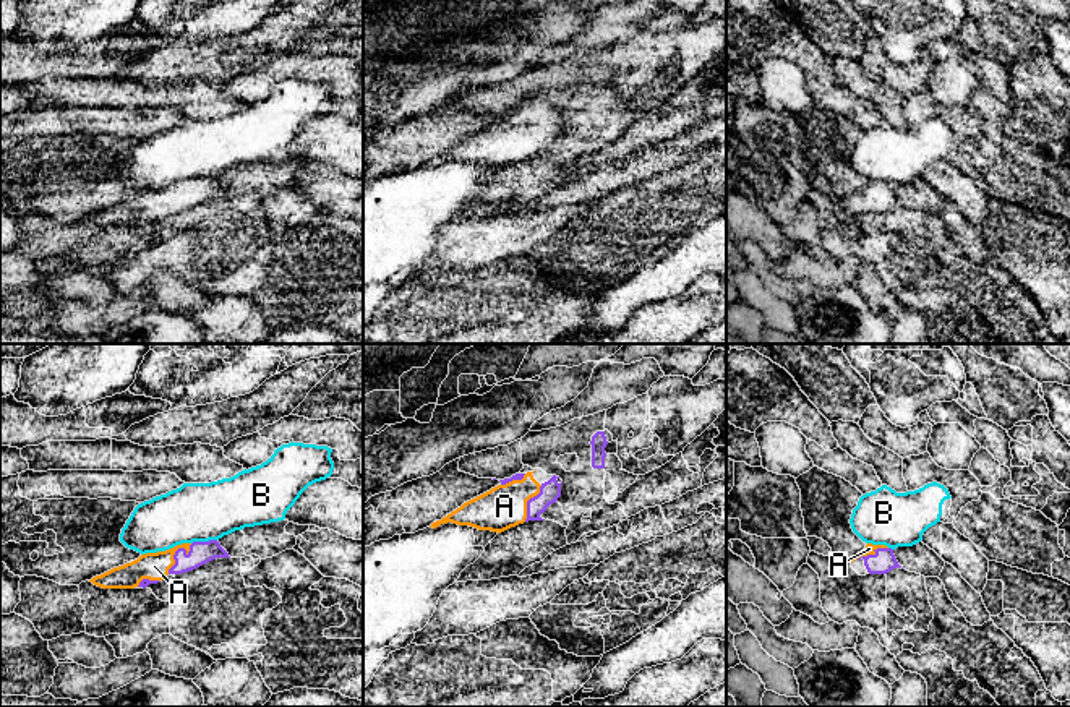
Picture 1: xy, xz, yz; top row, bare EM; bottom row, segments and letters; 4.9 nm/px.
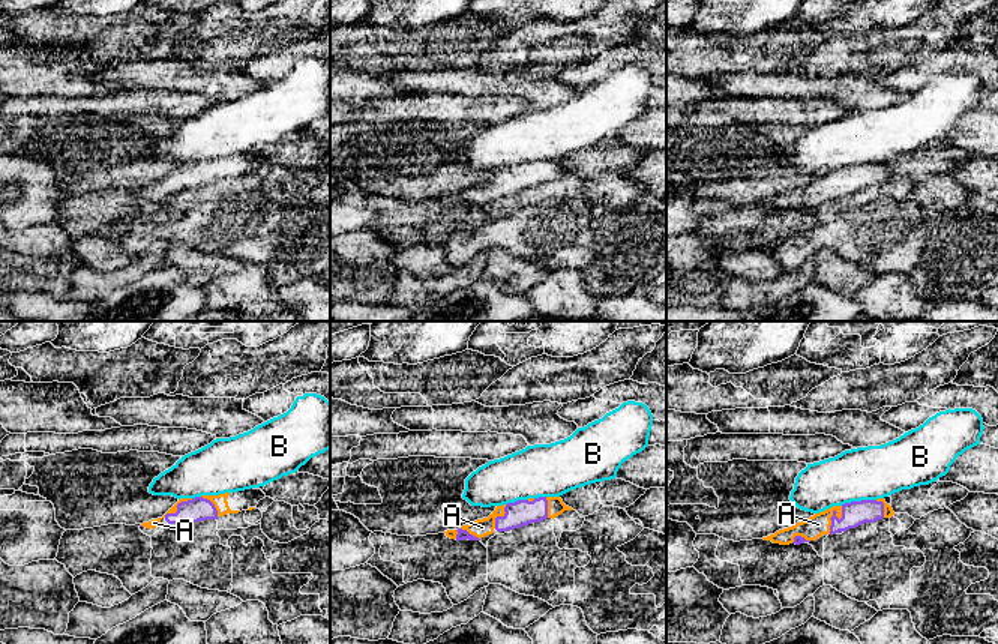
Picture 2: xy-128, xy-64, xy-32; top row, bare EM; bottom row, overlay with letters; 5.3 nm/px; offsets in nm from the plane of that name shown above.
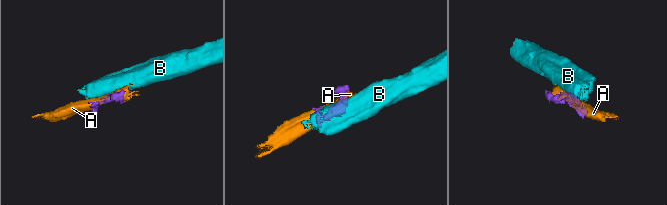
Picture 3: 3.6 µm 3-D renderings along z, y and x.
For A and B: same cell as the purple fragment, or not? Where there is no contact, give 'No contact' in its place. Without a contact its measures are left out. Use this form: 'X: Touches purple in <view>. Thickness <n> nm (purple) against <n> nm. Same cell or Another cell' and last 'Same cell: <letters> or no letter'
A: Touches purple in xy. Thickness 120 nm (purple) against 140 nm. Same cell
B: Touches purple in xy. Thickness 120 nm (purple) against 280 nm. Another cell
Same cell: A

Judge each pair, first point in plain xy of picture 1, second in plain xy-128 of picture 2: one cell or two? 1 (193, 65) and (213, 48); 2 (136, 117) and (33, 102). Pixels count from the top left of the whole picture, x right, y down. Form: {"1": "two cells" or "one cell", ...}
{"1": "one cell", "2": "one cell"}

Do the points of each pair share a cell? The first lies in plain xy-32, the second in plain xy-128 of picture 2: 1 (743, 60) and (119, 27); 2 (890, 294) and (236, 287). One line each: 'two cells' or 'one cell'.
1: one cell
2: one cell

